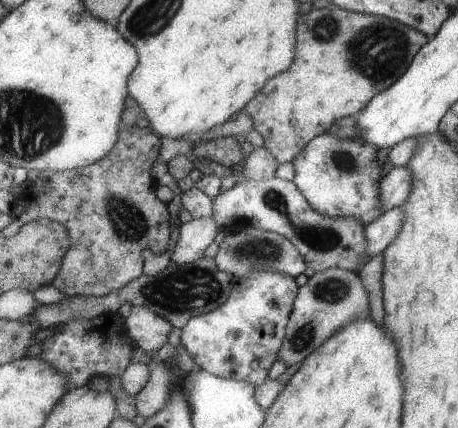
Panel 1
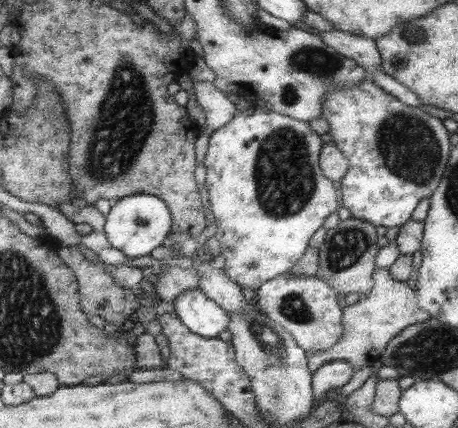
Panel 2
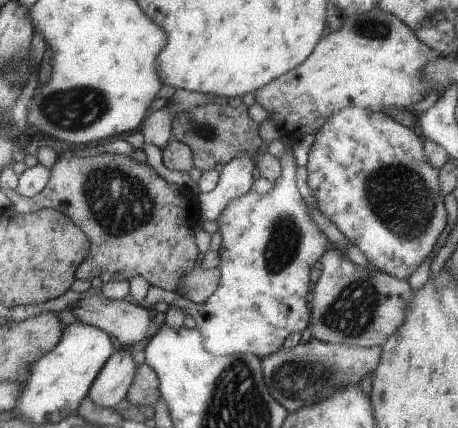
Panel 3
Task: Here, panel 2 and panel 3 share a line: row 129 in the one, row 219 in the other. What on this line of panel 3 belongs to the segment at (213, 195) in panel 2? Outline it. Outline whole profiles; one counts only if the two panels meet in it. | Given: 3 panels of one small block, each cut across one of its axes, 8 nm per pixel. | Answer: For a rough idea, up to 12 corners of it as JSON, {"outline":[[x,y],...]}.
{"outline":[[292,145],[217,221],[218,289],[169,305],[214,357],[263,360],[311,319],[328,239]]}

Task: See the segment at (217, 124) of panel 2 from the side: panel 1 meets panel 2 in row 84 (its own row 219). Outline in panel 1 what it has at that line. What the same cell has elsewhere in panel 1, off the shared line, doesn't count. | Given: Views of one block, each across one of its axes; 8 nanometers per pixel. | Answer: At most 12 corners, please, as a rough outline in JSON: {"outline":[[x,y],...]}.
{"outline":[[210,218],[181,224],[170,257],[184,266],[204,257],[218,224]]}

